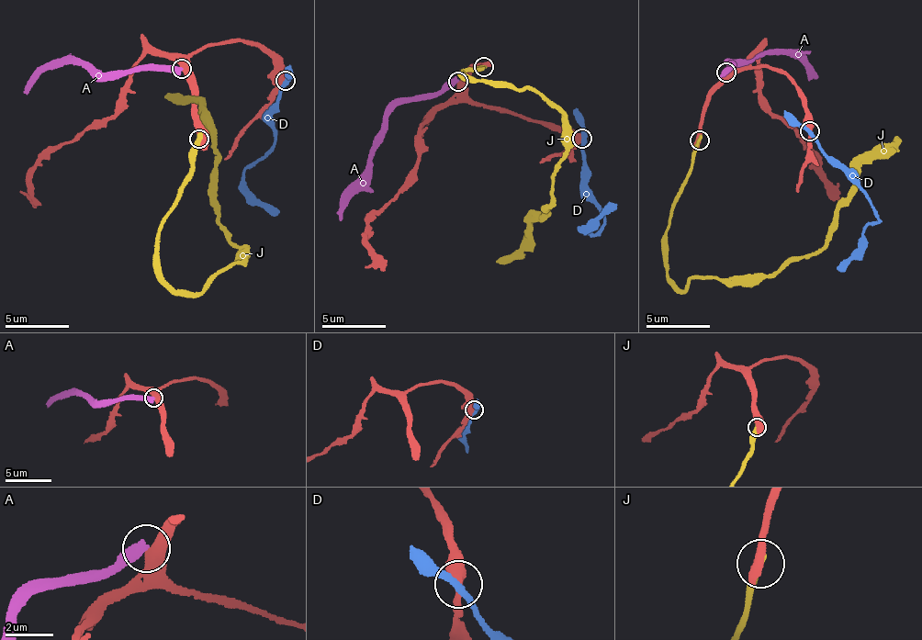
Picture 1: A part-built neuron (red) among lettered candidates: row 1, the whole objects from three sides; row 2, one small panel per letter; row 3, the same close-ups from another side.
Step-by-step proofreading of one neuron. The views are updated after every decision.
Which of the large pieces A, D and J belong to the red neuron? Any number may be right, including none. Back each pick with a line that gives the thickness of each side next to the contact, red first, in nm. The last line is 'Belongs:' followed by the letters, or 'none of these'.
Belongs: none of these

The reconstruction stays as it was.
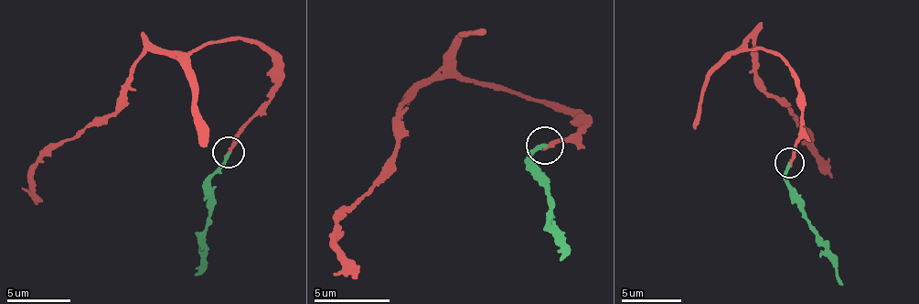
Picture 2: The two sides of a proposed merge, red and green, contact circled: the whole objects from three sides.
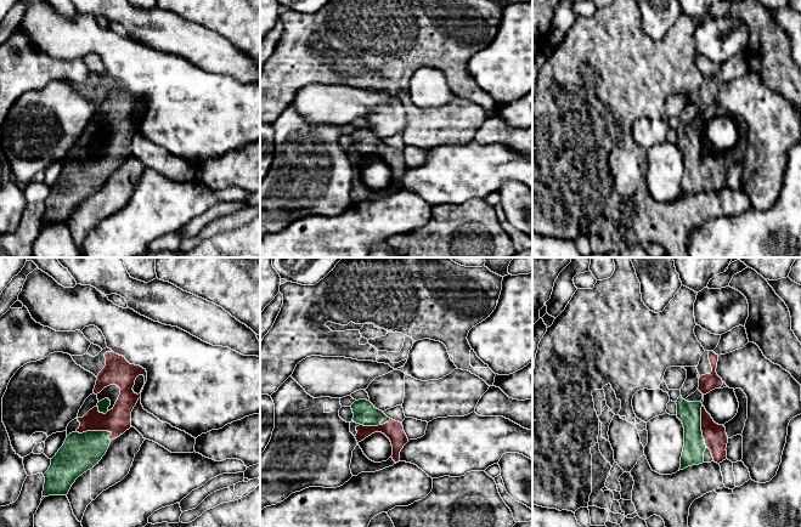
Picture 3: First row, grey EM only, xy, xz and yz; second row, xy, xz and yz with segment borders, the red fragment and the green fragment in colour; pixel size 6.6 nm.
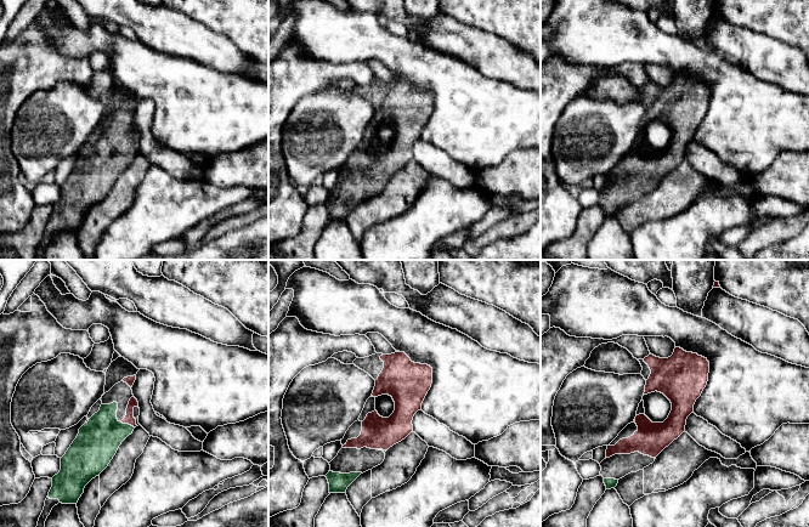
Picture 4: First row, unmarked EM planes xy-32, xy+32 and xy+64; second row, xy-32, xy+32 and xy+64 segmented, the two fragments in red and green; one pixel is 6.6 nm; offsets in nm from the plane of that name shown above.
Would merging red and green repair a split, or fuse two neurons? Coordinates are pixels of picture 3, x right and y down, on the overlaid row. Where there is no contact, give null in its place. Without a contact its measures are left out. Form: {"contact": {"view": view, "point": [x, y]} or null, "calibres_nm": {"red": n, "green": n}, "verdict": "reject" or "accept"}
{"contact": {"view": "xy", "point": [95, 430]}, "calibres_nm": {"red": 170, "green": 260}, "verdict": "accept"}

